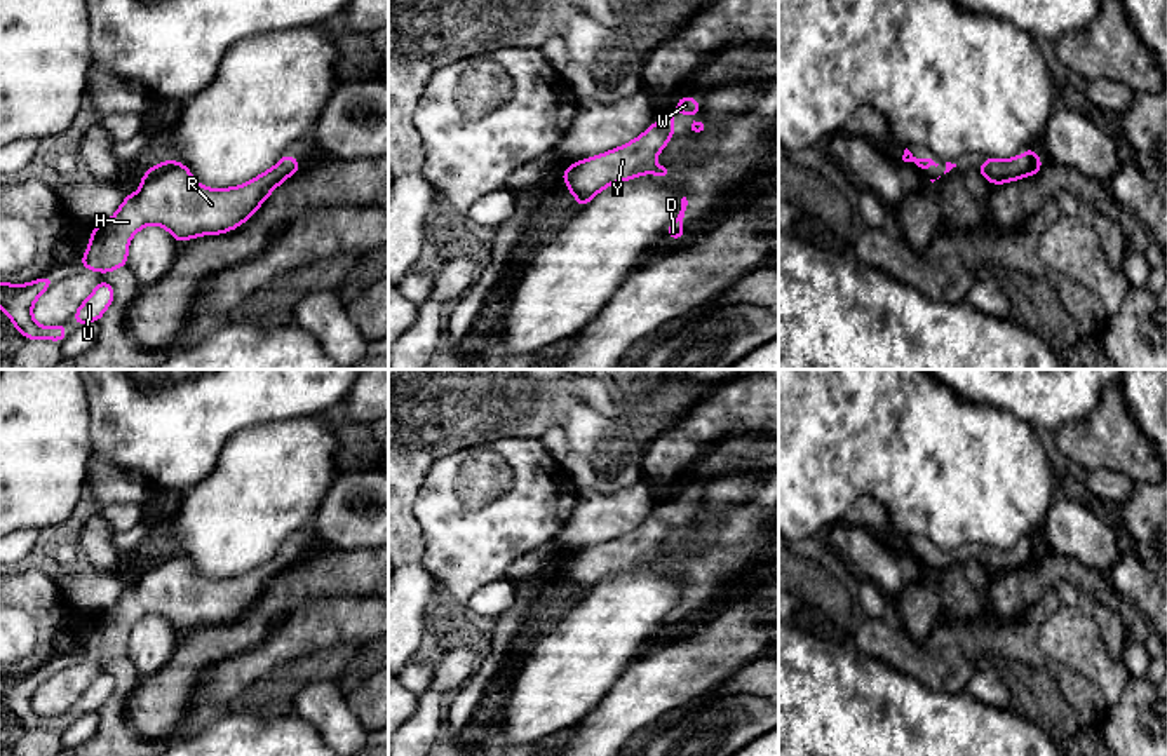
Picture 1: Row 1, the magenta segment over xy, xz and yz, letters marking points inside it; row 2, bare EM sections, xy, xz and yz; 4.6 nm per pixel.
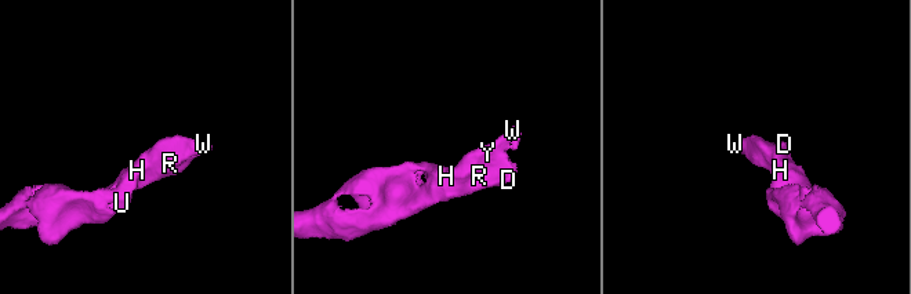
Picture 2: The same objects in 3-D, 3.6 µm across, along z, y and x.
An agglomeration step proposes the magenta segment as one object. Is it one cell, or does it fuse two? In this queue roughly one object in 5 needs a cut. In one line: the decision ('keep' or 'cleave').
keep

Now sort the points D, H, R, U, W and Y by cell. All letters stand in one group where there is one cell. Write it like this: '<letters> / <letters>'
D H R U W Y

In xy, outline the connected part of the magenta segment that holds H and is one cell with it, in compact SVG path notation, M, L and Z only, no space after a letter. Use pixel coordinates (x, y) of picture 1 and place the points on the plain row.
M282 545L273 557L247 573L209 578L185 554L159 552L141 566L139 580L125 585L110 610L92 618L80 657L103 664L127 657L131 629L150 615L165 618L178 634L235 620L300 559L296 547Z

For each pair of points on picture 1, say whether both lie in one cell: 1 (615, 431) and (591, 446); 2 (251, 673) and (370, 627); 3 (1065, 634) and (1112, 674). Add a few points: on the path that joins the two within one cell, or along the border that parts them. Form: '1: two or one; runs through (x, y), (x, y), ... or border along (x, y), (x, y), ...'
1: one; runs through (610, 436), (596, 446)
2: one; runs through (281, 645), (309, 627), (340, 627)
3: one; runs through (1077, 645), (1099, 666)

